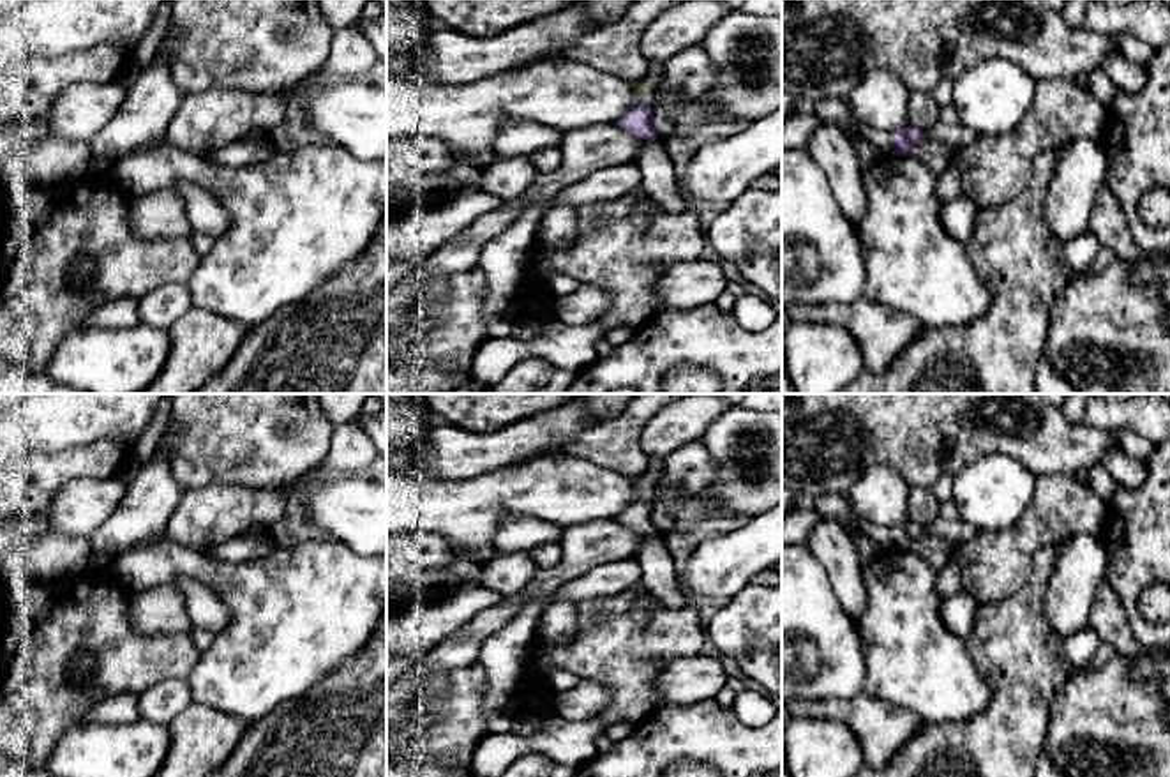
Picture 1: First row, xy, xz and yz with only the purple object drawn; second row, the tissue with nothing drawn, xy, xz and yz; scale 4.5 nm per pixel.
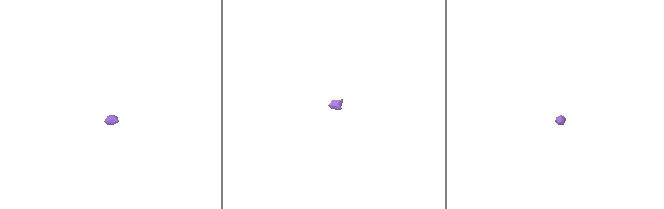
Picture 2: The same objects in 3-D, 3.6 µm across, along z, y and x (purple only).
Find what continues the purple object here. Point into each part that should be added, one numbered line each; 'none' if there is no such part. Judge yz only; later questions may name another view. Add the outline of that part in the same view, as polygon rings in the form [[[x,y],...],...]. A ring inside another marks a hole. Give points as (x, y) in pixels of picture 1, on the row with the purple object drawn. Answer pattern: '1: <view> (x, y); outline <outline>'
1: yz (835, 112); outline [[[829,97],[829,99],[815,101],[814,113],[824,124],[836,125],[836,127],[849,127],[861,140],[872,143],[881,152],[881,155],[893,154],[889,143],[889,132],[877,131],[874,127],[861,124],[847,99]]]

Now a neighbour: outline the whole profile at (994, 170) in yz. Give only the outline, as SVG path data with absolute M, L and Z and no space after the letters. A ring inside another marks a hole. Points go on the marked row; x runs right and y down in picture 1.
M1043 78L1020 124L1002 136L978 136L955 152L964 194L978 208L1018 198L1032 178L1034 159L1075 138L1101 141L1106 111L1089 88L1069 78Z

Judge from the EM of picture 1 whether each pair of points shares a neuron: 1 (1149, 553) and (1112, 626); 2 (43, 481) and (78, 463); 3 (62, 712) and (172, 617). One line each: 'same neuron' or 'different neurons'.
1: different neurons
2: same neuron
3: different neurons

